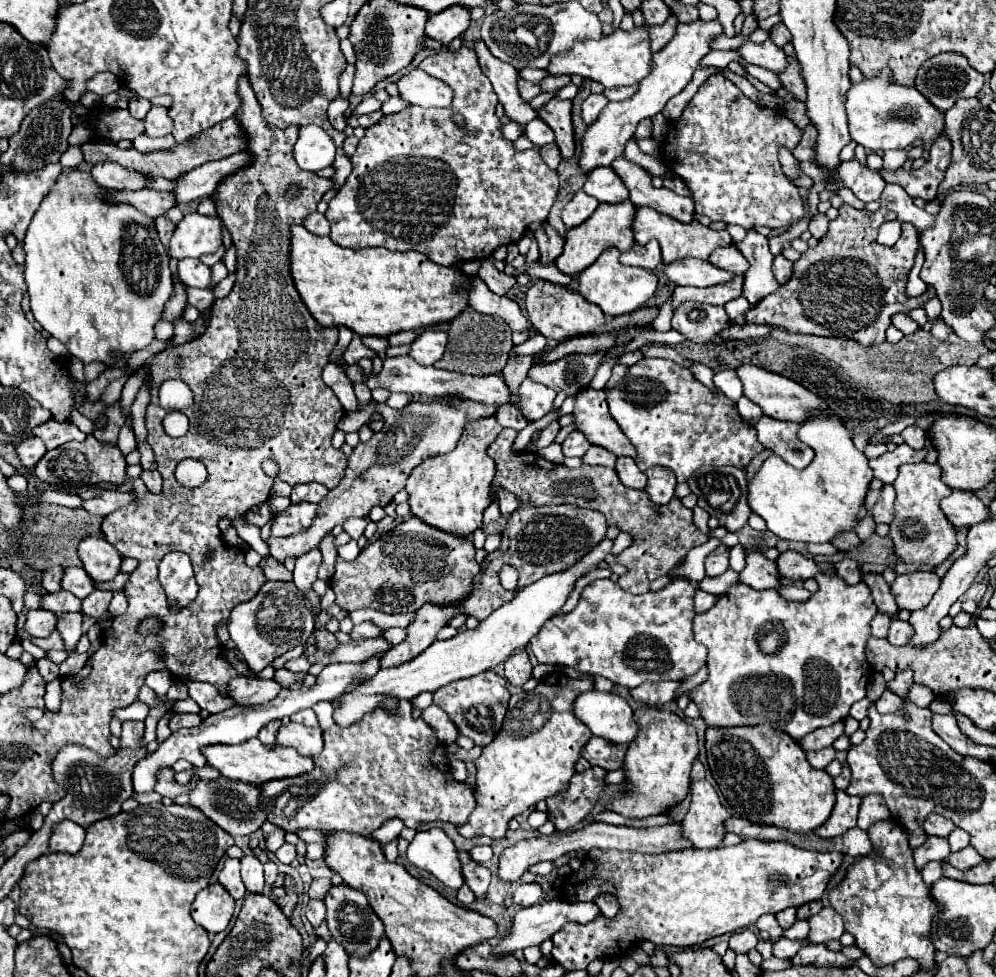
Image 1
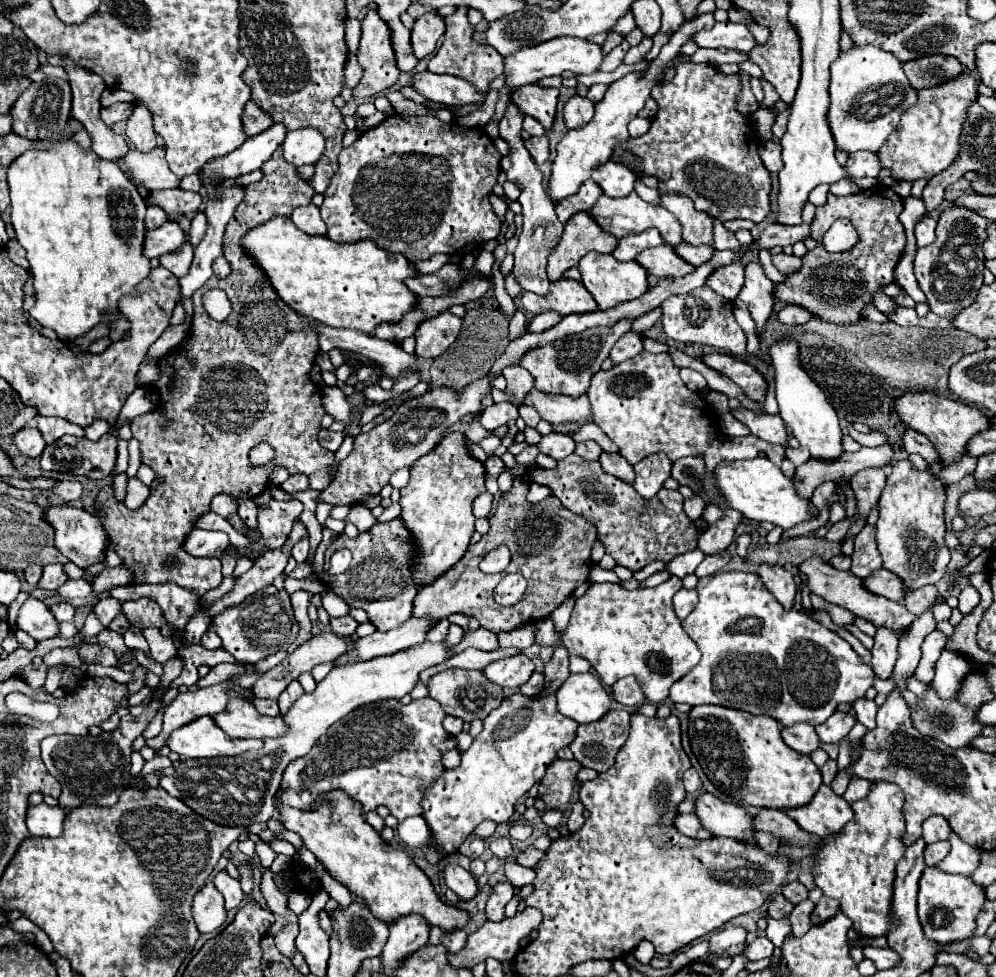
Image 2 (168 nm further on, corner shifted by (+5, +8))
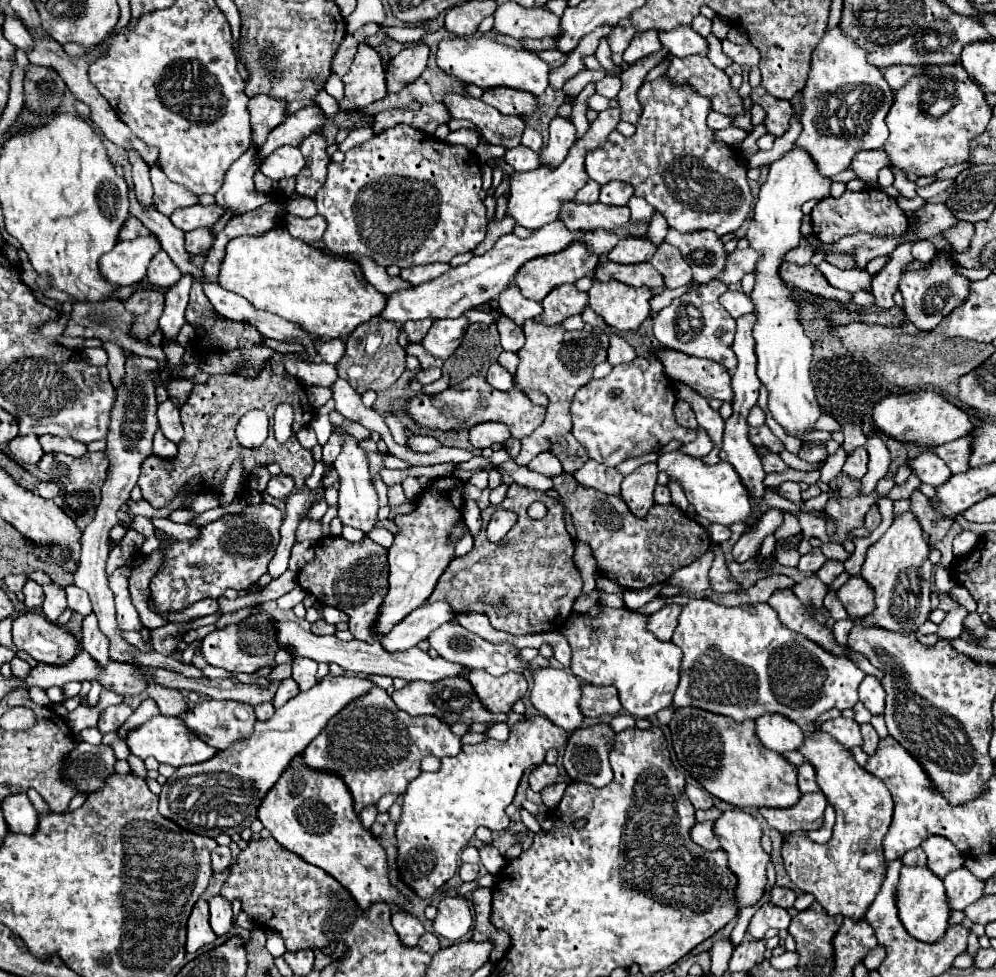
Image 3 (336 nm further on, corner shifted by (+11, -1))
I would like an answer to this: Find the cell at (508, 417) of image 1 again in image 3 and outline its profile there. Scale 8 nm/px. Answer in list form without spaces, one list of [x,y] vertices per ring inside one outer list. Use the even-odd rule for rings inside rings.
[[[477,424],[475,428],[469,430],[469,442],[473,448],[489,448],[497,442],[507,442],[511,436],[507,436],[507,428],[501,424]]]

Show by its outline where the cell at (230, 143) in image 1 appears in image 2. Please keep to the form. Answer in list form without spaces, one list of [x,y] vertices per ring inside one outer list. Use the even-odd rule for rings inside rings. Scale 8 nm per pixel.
[[[247,101],[245,109],[243,109],[243,133],[247,137],[253,137],[253,135],[259,135],[261,131],[265,131],[267,127],[271,127],[271,119],[269,115],[265,115],[253,101]]]

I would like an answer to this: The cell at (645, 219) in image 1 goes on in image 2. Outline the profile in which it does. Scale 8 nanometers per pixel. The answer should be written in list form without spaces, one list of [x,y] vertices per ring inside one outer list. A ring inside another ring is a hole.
[[[635,191],[629,193],[627,197],[619,197],[619,199],[611,199],[607,195],[601,195],[601,199],[597,199],[597,203],[589,209],[591,215],[595,215],[597,223],[611,235],[615,237],[623,237],[623,235],[635,235],[639,231],[645,231],[649,227],[659,229],[663,241],[671,247],[677,247],[683,243],[683,235],[681,235],[681,223],[677,223],[677,219],[673,215],[669,215],[669,211],[665,211],[665,207],[661,205],[653,205],[643,201]]]

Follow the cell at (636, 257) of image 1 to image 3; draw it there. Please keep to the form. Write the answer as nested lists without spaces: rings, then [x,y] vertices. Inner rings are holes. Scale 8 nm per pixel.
[[[621,240],[607,256],[609,260],[617,260],[621,264],[639,264],[649,262],[655,254],[655,246],[649,240]]]

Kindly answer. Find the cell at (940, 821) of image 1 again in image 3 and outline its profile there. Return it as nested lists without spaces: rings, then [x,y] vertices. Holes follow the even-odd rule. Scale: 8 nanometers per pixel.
[[[929,836],[921,848],[927,854],[927,868],[937,876],[943,878],[949,872],[963,866],[965,856],[951,844],[951,840],[943,840],[943,836]]]

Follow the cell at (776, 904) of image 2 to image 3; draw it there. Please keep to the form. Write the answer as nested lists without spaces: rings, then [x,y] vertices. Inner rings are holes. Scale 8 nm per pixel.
[[[767,902],[767,904],[763,904],[763,906],[755,912],[755,916],[751,918],[747,932],[749,932],[755,940],[761,940],[763,934],[765,934],[769,928],[787,930],[789,922],[791,922],[791,918],[789,918],[787,910],[771,904],[771,902]]]

